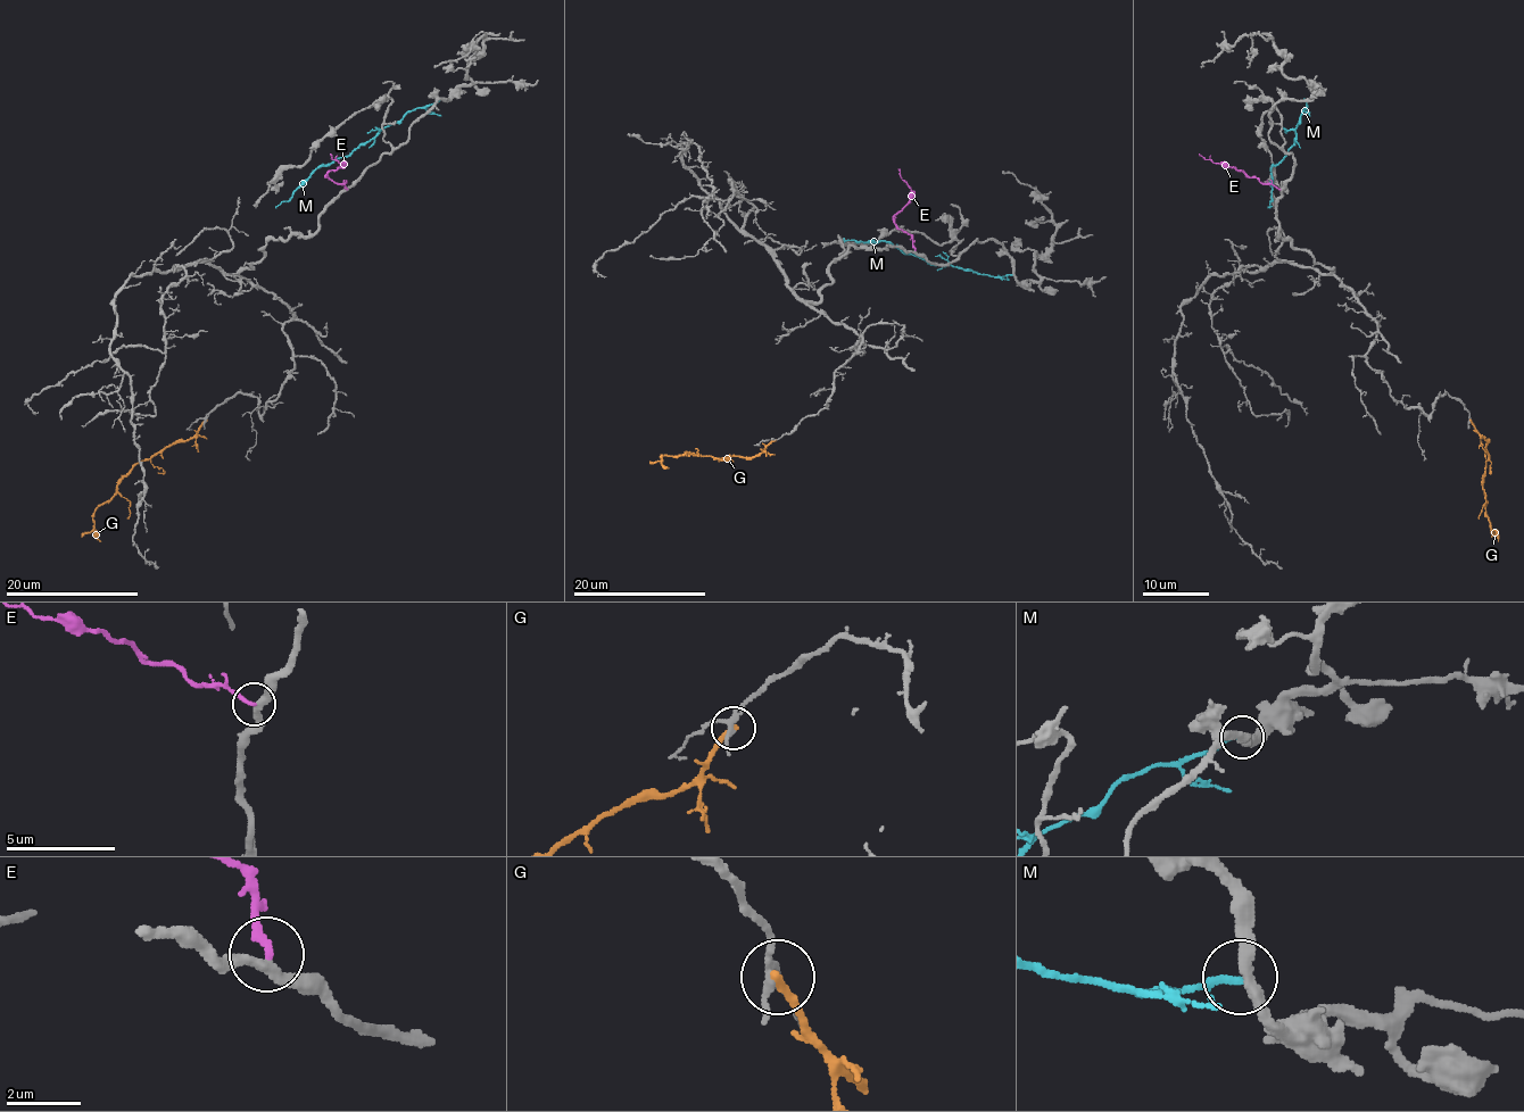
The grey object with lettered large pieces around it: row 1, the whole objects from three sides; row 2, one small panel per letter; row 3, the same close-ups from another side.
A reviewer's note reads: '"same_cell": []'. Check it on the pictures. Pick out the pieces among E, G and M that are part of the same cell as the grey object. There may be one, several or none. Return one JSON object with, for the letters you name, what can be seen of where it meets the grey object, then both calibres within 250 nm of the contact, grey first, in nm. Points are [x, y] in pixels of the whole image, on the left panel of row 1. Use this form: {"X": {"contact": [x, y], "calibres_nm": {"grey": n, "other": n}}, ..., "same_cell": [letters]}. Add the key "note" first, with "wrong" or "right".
{"note": "wrong", "E": {"contact": [347, 189], "calibres_nm": {"grey": 320, "other": 200}}, "same_cell": ["E"]}

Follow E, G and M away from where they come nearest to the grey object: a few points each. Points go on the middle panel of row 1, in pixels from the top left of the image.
E: (914, 250), (912, 238), (894, 222), (894, 216), (908, 202), (911, 192), (897, 169)
G: (773, 441), (750, 457), (689, 453), (661, 457), (661, 463), (669, 467)
M: (1012, 274), (1000, 276), (951, 265), (933, 265), (912, 254), (902, 254), (884, 240), (856, 242), (843, 238)

